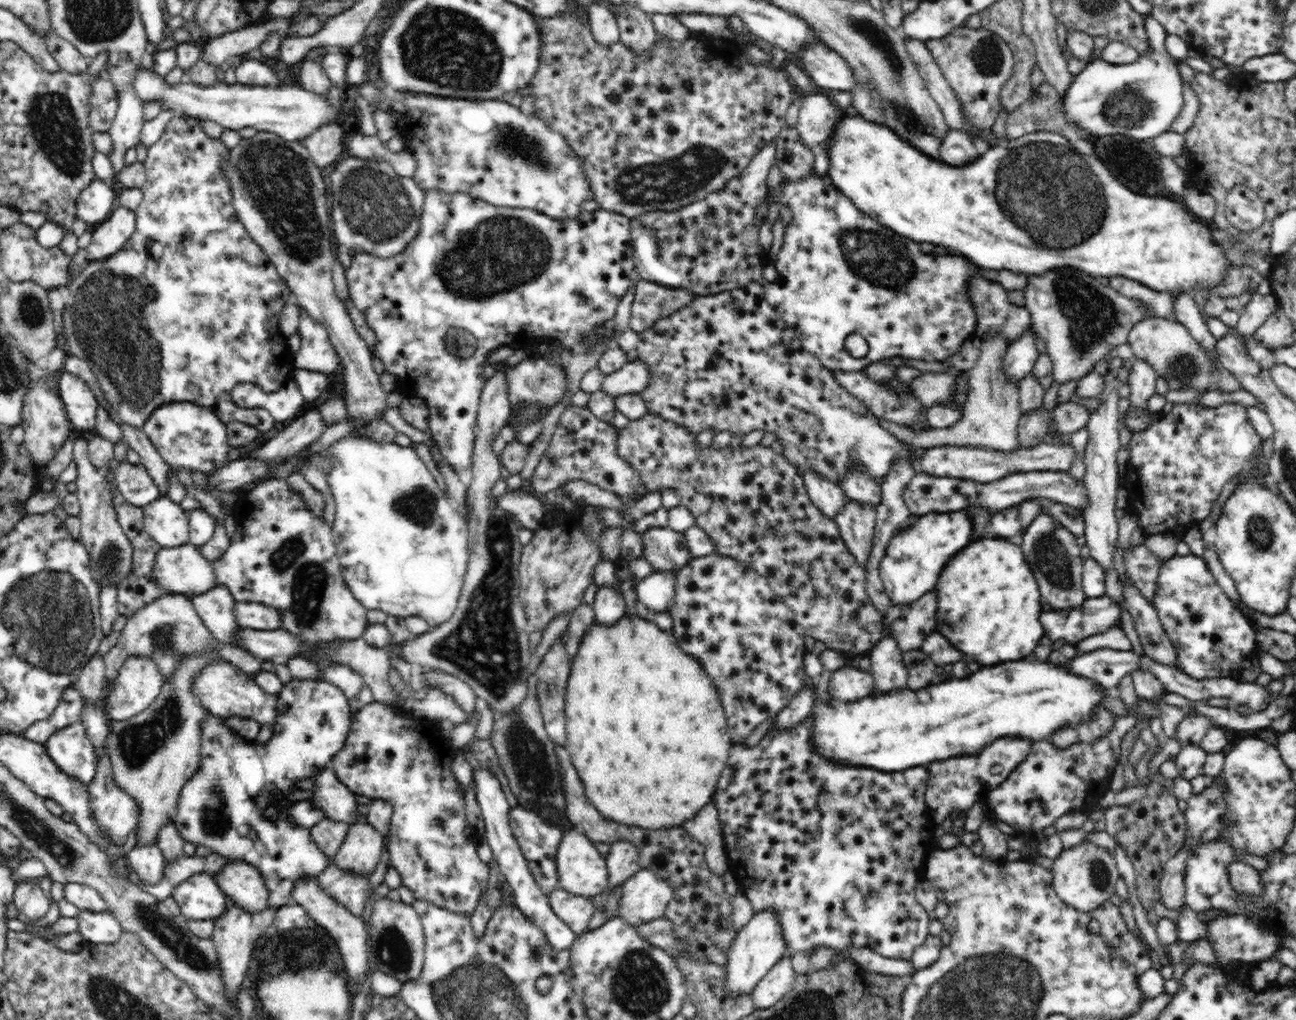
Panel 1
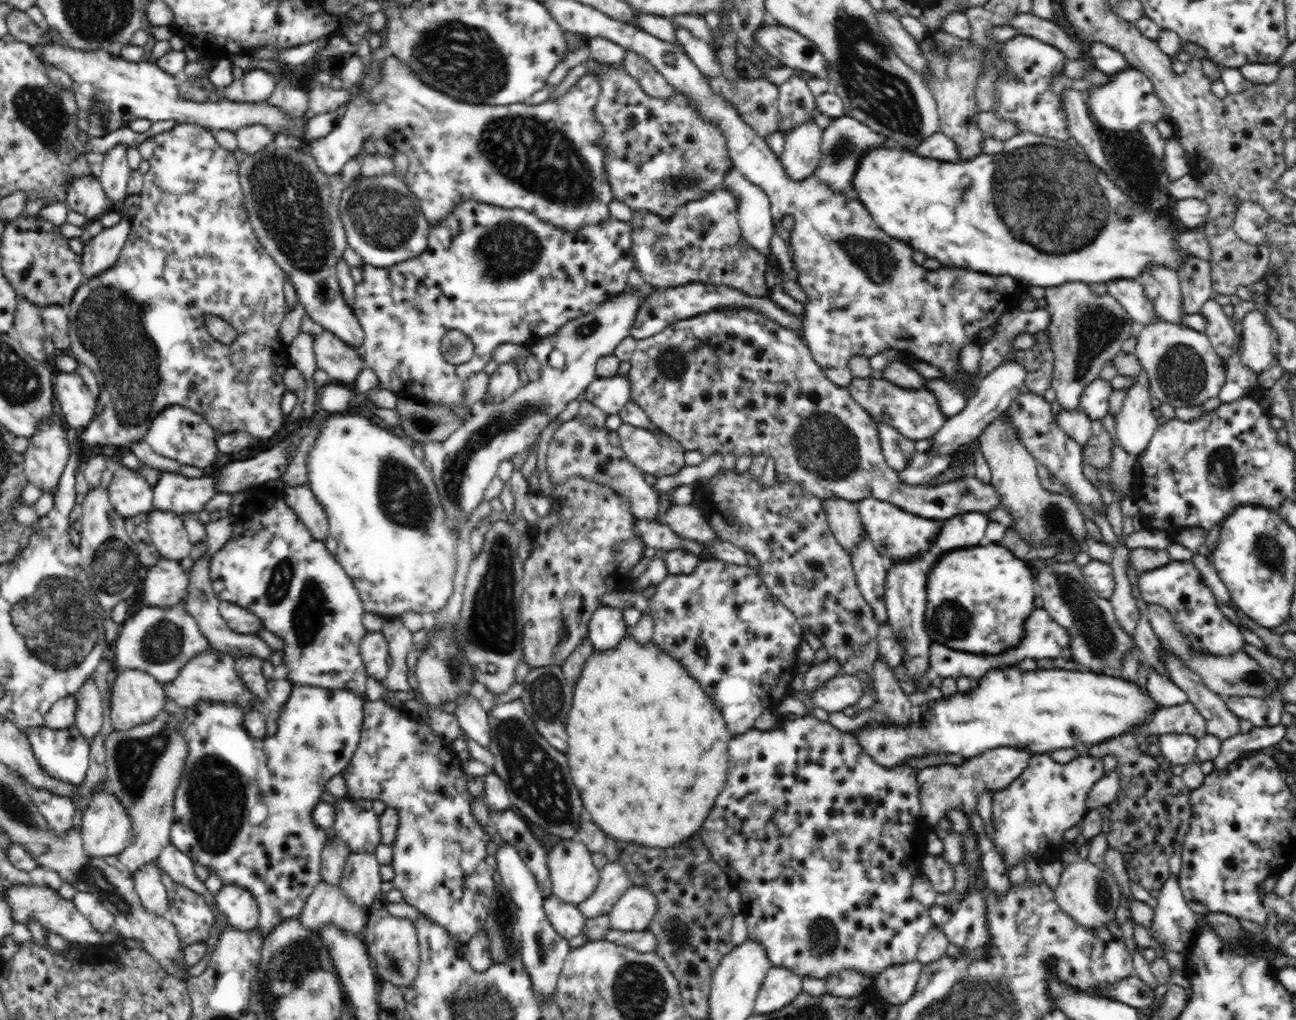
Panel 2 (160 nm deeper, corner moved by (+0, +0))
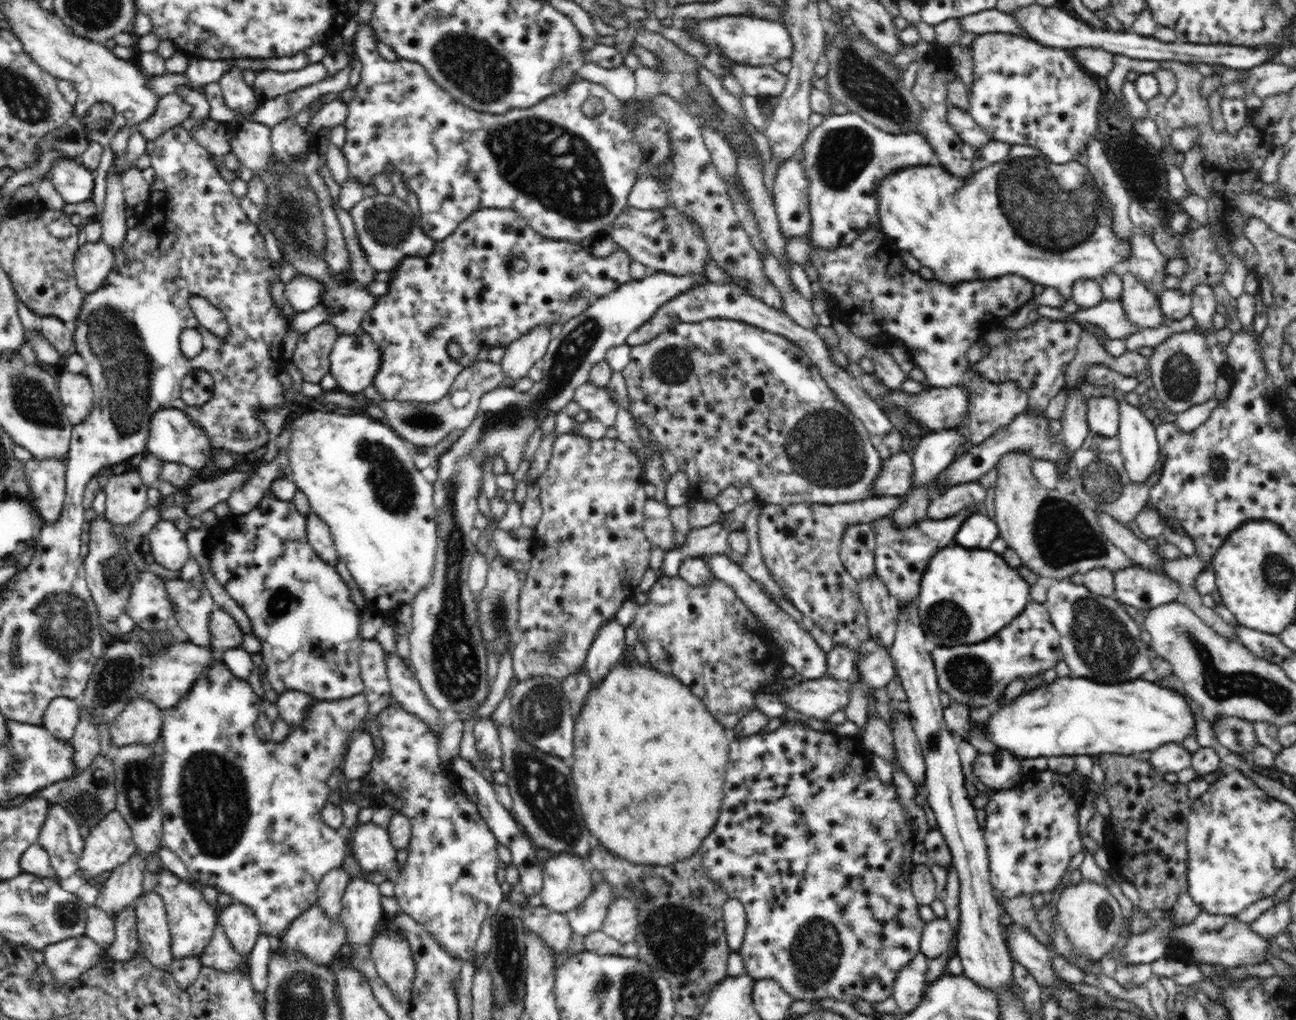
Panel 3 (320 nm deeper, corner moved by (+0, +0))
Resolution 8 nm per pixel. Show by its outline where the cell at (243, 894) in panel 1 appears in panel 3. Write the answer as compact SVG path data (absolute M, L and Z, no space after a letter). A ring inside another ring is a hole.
M234 901L222 908L219 923L226 936L231 940L234 950L241 955L250 955L261 928L256 915L241 902Z

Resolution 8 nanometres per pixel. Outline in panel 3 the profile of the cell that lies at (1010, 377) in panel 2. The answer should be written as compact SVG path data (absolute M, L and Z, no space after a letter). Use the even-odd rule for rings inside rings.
M960 426L952 429L931 432L920 438L919 444L911 453L913 462L912 488L930 484L946 466L950 466L956 458L956 453L963 450L965 442L970 441L960 435Z

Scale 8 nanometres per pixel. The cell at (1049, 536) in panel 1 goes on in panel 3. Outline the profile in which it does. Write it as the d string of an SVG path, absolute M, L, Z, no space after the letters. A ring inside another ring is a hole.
M1052 578L1043 604L1060 633L1062 655L1070 667L1071 678L1093 680L1096 684L1124 684L1150 672L1153 662L1140 638L1142 627L1128 615L1125 606L1113 597L1090 592L1084 584L1073 584L1069 578L1064 579Z

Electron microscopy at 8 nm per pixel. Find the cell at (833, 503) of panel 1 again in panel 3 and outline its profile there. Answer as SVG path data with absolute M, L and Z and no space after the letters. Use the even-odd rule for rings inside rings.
M870 523L849 526L844 532L839 553L842 565L858 583L877 572L874 537L874 528Z

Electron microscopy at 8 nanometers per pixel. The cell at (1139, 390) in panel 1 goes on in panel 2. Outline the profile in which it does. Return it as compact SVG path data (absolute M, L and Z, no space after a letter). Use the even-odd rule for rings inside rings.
M1140 372L1140 384L1127 389L1123 407L1115 418L1118 444L1136 459L1148 448L1159 426L1150 390L1148 375Z

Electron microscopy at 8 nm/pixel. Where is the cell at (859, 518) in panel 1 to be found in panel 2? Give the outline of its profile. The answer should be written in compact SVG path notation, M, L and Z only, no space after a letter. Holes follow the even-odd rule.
M866 530L863 540L850 556L860 593L872 607L874 616L881 626L888 621L884 594L886 571L892 563L890 559L878 553Z

